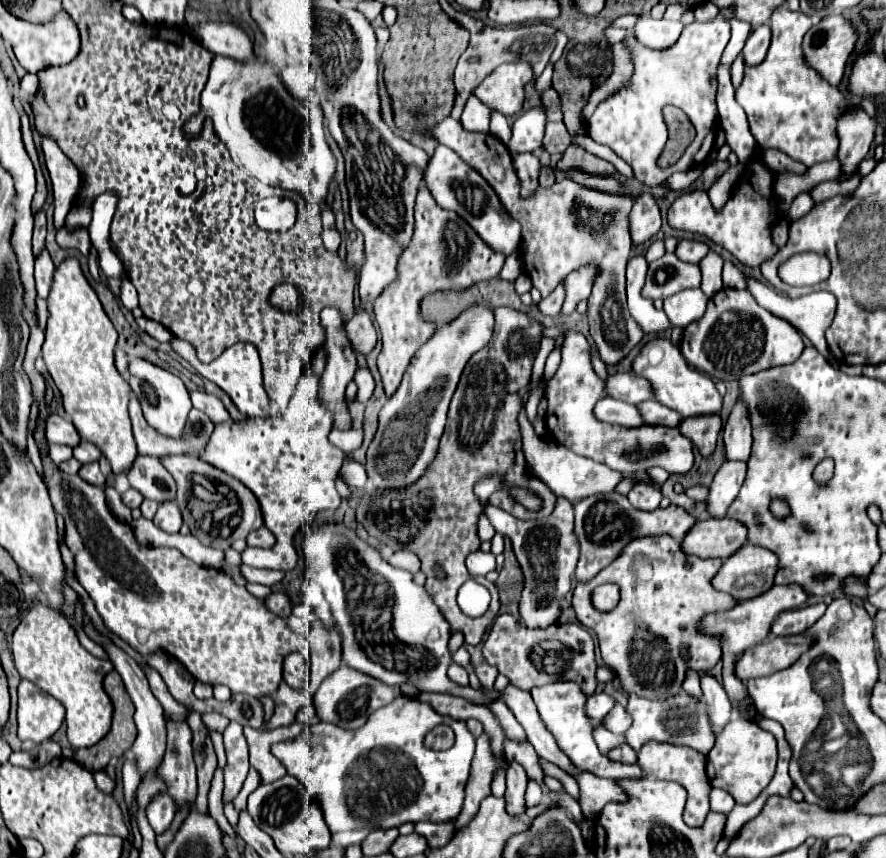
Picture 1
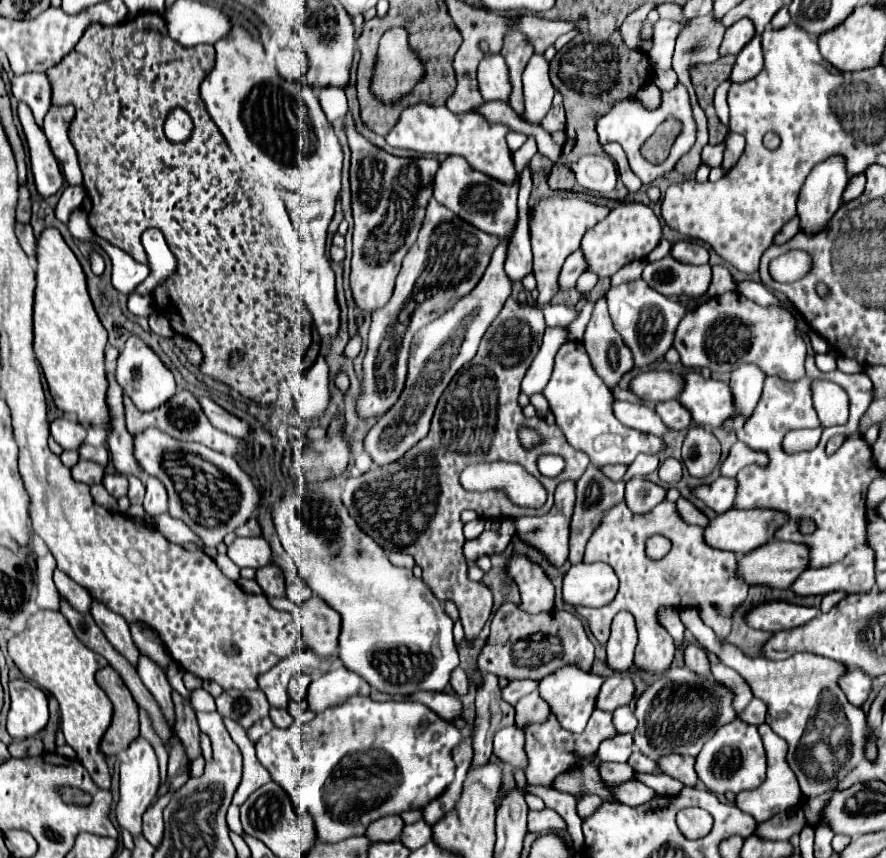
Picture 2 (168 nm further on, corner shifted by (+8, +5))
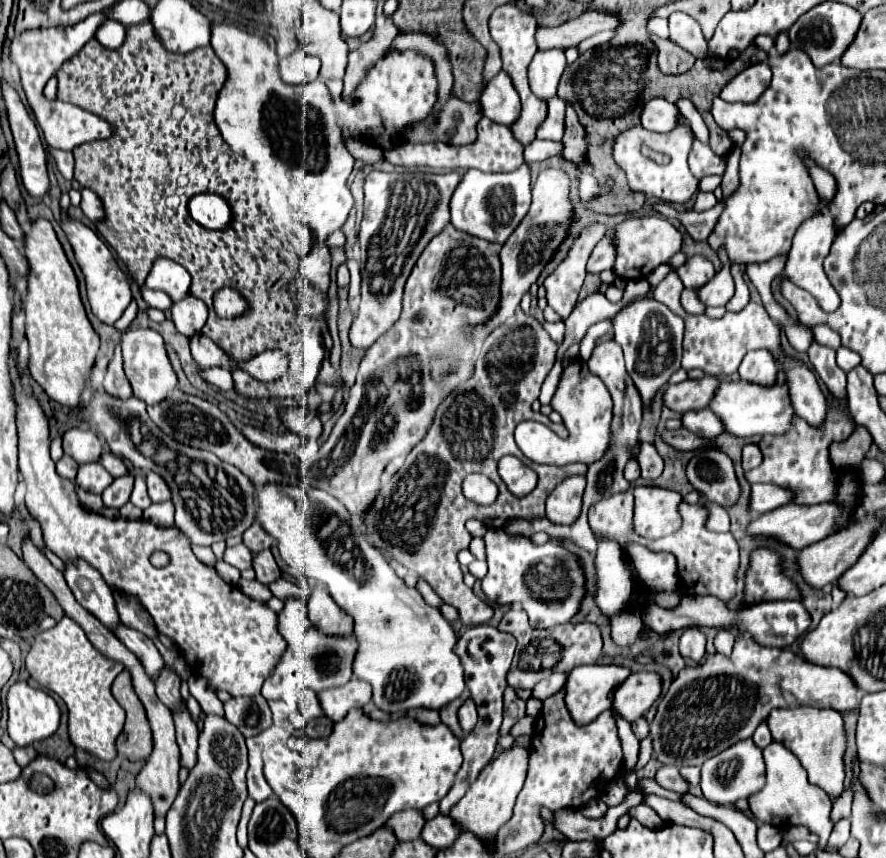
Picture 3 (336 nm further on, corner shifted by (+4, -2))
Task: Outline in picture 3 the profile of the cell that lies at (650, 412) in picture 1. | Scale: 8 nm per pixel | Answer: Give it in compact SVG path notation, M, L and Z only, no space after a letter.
M702 409L702 411L688 411L682 417L682 423L688 431L696 433L698 437L718 437L722 433L726 433L724 423L720 421L720 417L716 417L716 413L712 413L710 409Z

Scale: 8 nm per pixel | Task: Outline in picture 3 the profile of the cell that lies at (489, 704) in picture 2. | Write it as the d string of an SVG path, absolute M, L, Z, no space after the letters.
M512 687L506 689L504 693L504 721L502 721L502 729L500 735L508 735L512 725L522 717L522 707L526 707L526 701L516 697L516 691Z

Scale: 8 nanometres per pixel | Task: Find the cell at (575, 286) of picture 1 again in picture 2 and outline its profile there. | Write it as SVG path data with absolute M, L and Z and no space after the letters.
M618 202L616 208L592 230L588 230L582 238L580 250L584 258L588 258L588 270L598 274L598 278L612 276L616 270L620 270L624 264L628 264L634 258L646 258L660 242L662 238L662 228L660 220L654 216L654 212L644 206L642 202Z

